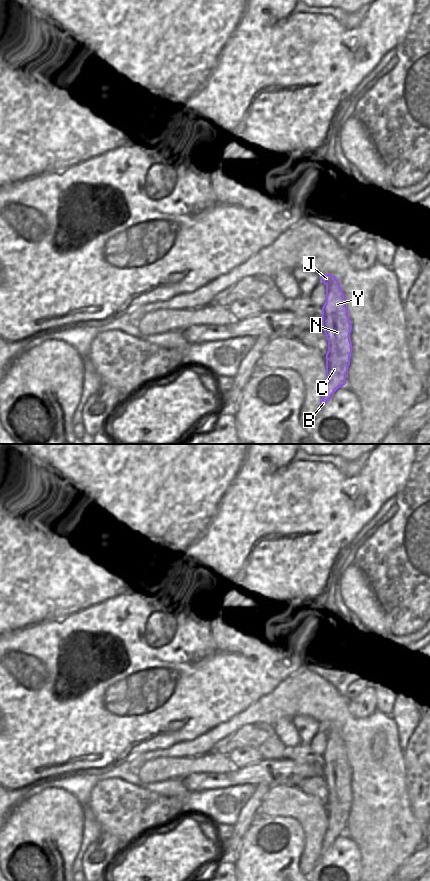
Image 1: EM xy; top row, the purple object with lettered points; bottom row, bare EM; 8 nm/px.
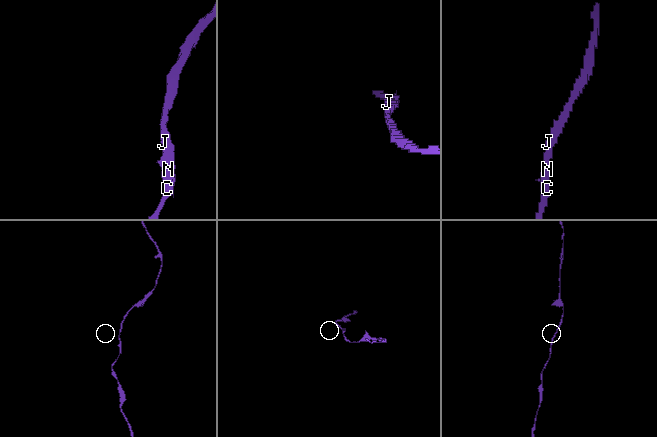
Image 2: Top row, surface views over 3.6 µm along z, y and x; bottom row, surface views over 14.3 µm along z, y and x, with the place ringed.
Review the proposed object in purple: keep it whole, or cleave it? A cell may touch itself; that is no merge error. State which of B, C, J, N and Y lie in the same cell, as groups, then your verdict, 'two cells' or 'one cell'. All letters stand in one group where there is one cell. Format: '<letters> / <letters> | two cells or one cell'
B C J N Y | one cell

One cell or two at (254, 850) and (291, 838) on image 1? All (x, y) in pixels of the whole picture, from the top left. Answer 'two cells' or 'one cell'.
one cell

